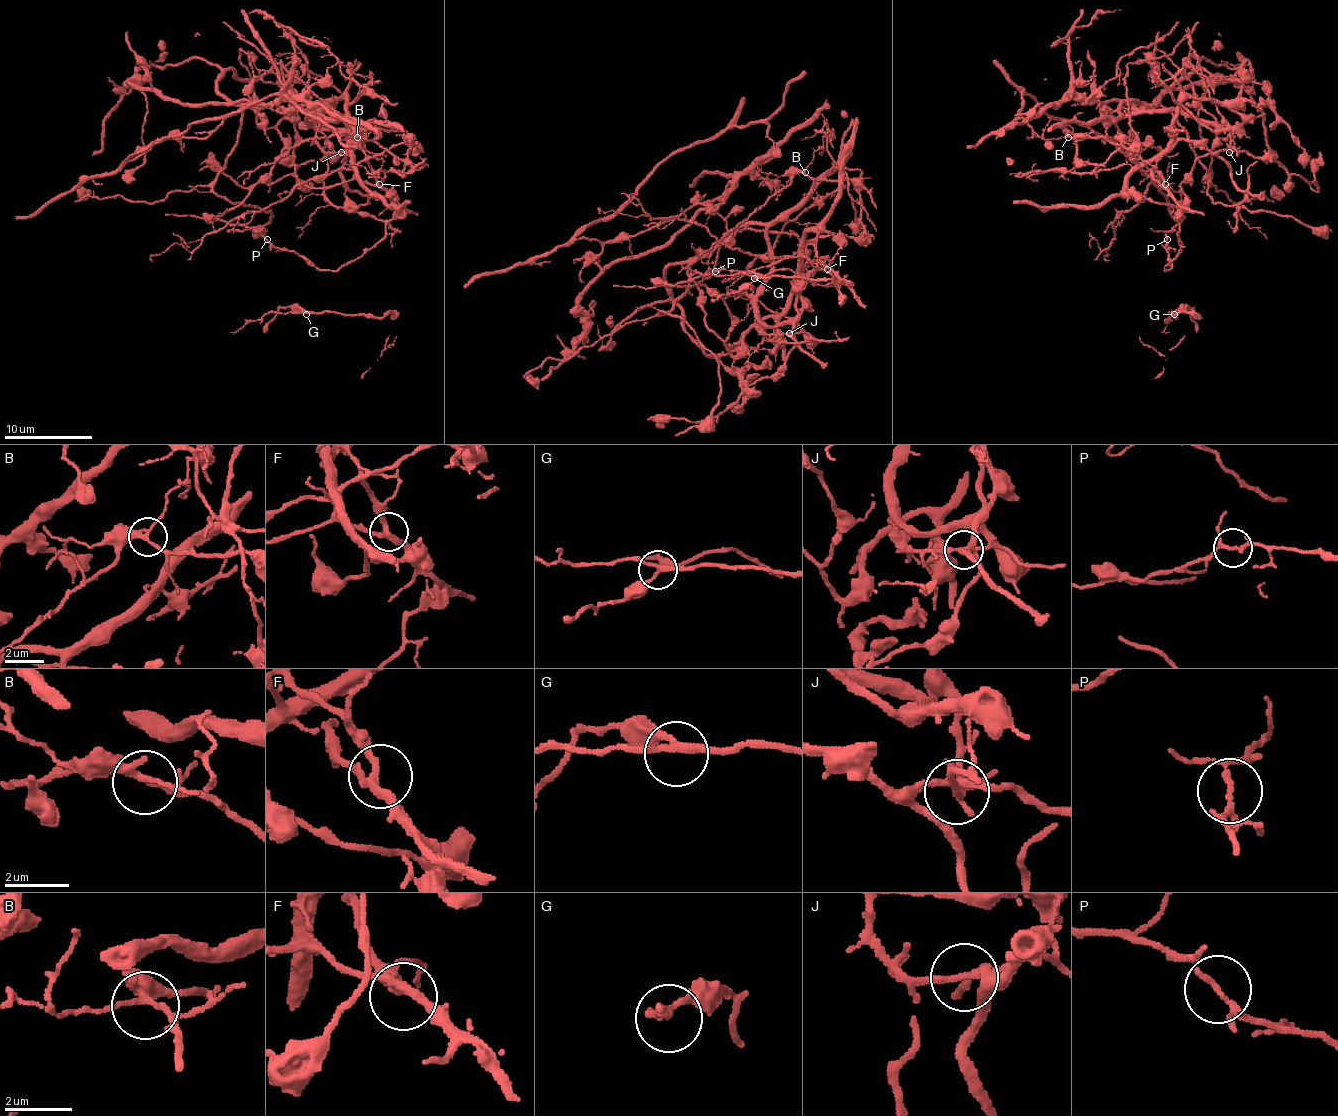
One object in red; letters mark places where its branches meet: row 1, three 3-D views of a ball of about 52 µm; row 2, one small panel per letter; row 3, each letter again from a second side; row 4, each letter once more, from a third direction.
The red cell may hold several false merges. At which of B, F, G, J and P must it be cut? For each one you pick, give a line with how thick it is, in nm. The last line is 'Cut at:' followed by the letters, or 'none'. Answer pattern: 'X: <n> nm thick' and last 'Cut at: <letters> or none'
J: 200 nm thick
P: 150 nm thick
Cut at: J, P

